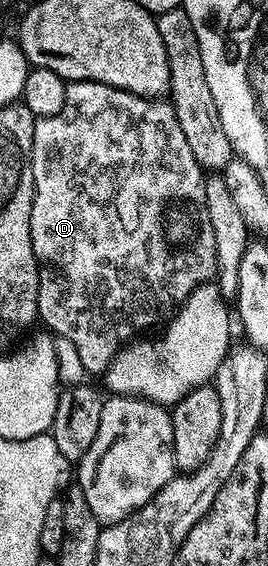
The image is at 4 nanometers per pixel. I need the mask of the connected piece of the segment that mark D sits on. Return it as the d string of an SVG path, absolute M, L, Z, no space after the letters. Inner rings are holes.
M70 81L59 115L39 117L33 122L31 171L31 247L37 260L39 275L38 318L42 322L45 320L46 327L50 329L46 330L50 334L71 339L75 351L79 351L79 359L83 362L86 374L104 374L119 346L128 342L136 334L133 333L136 329L149 329L157 324L160 326L181 308L181 304L189 298L191 291L195 291L195 287L212 282L217 276L215 234L211 232L211 219L207 219L203 170L195 155L191 155L191 147L183 136L183 127L179 127L179 119L168 100L140 97L98 81Z

